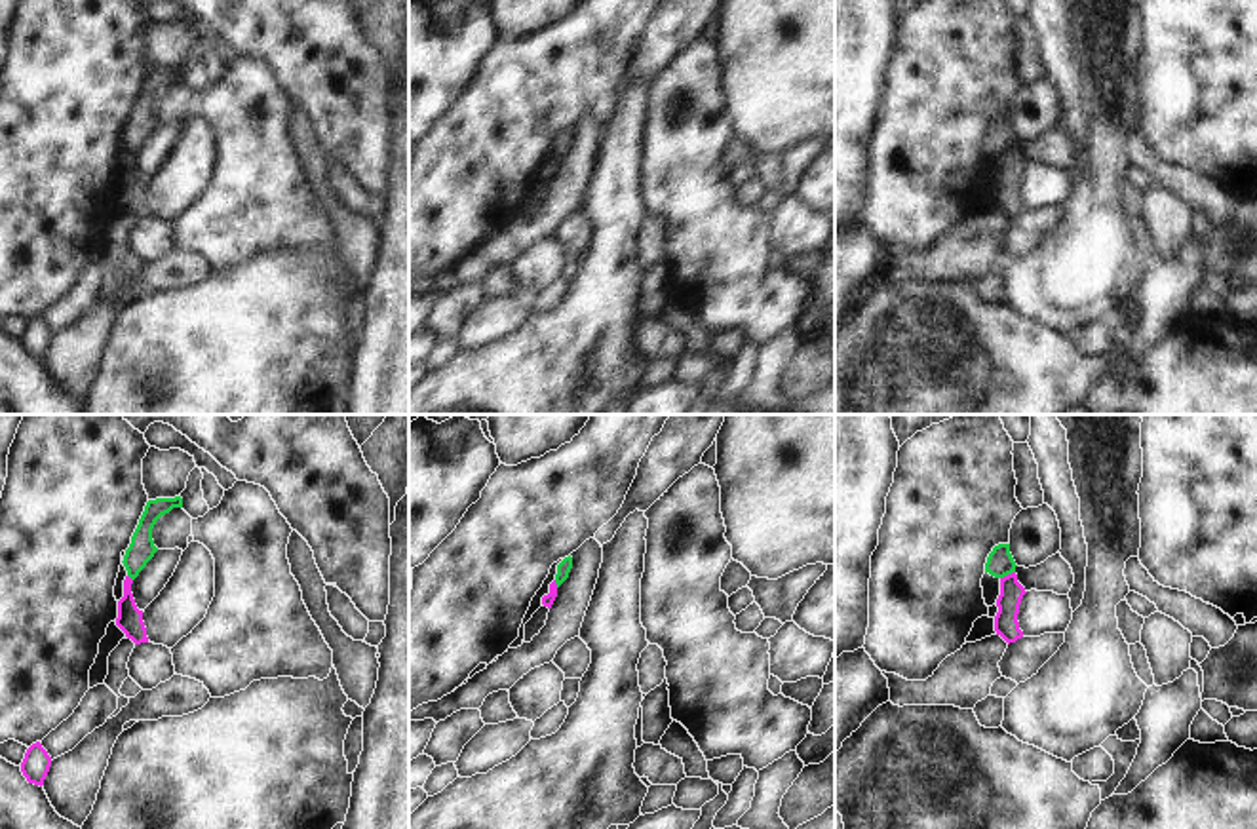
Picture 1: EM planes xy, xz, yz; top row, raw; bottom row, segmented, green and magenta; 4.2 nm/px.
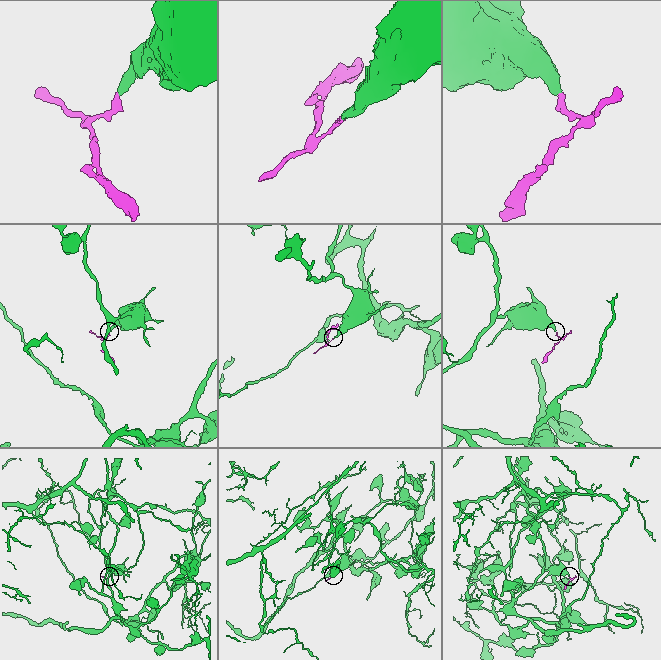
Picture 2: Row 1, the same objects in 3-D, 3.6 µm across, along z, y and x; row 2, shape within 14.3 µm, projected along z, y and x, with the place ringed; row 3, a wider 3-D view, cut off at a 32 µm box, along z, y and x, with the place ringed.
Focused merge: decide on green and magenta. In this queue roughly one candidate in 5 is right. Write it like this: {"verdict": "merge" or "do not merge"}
{"verdict": "do not merge"}

